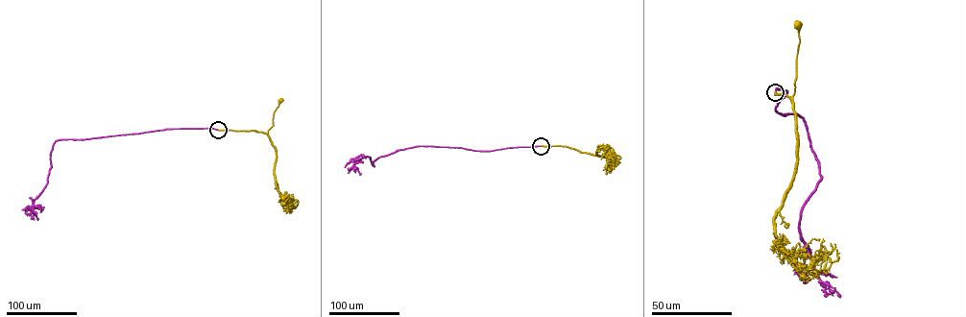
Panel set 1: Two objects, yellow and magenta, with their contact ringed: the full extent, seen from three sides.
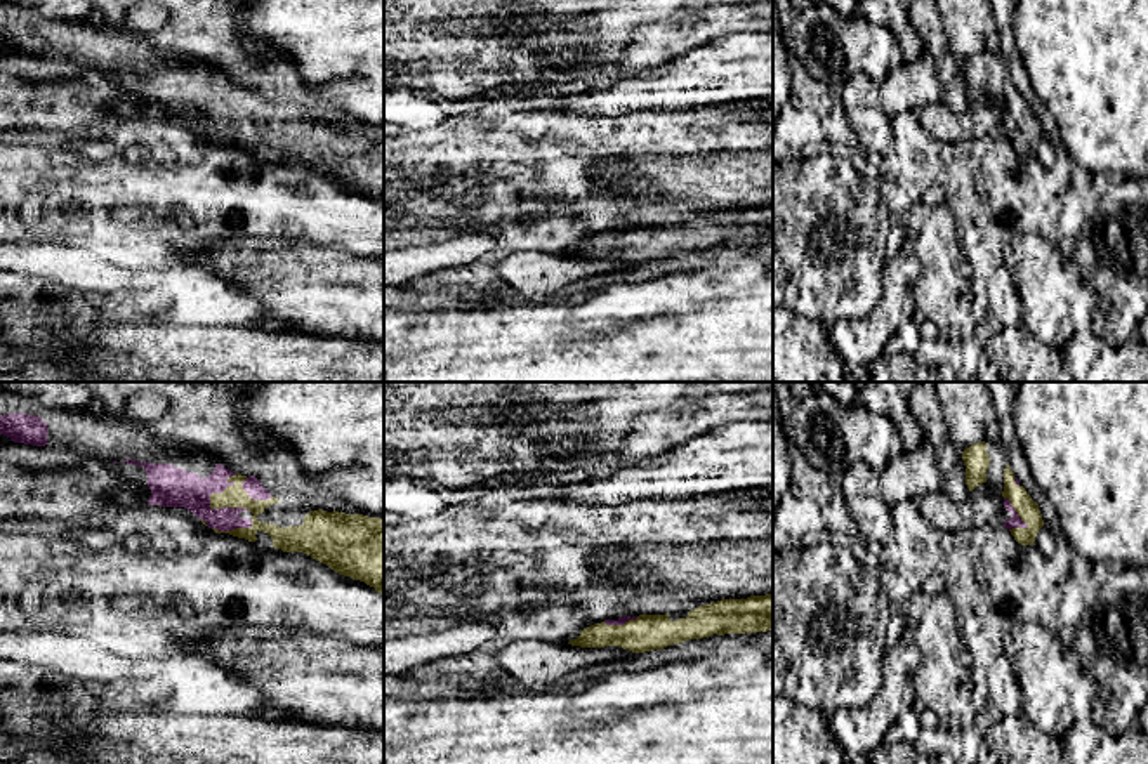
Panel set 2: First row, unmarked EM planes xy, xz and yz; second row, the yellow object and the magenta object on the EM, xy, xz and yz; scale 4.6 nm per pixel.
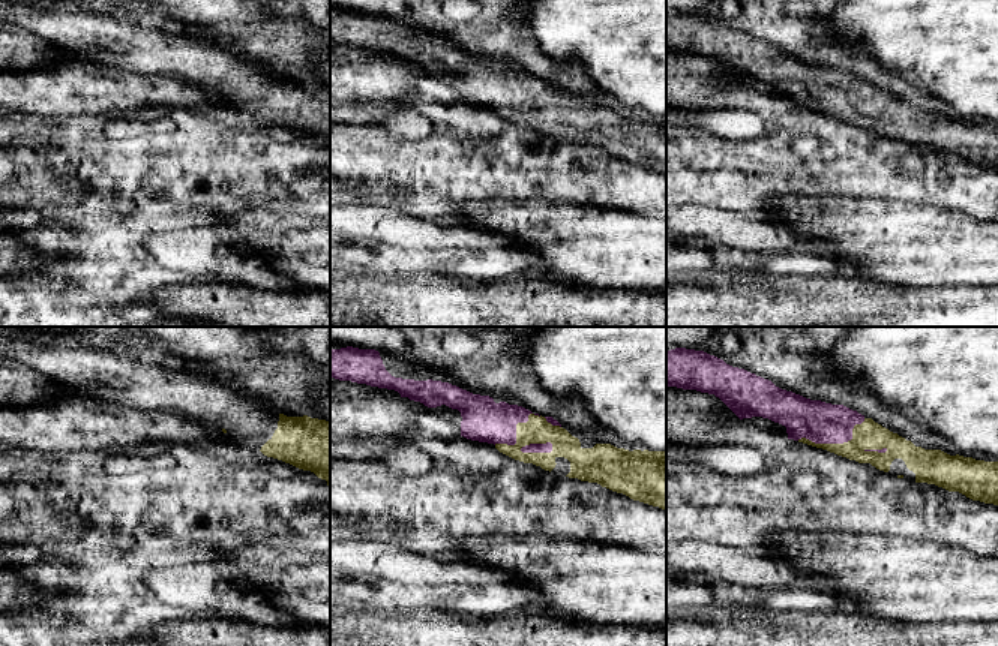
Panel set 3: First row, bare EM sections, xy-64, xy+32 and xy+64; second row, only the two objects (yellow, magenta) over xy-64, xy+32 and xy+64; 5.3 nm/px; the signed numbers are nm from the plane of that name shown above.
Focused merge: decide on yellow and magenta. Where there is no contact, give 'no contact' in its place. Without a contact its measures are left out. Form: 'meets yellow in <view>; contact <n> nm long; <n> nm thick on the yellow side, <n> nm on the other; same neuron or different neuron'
meets yellow in xy; contact 200 nm long; 100 nm thick on the yellow side, 180 nm on the other; same neuron

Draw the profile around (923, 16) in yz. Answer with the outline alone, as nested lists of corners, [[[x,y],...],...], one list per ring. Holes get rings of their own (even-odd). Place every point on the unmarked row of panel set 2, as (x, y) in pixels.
[[[912,0],[908,21],[920,36],[926,50],[934,57],[934,71],[941,85],[941,102],[953,113],[969,108],[962,64],[950,54],[941,17],[934,0]]]

